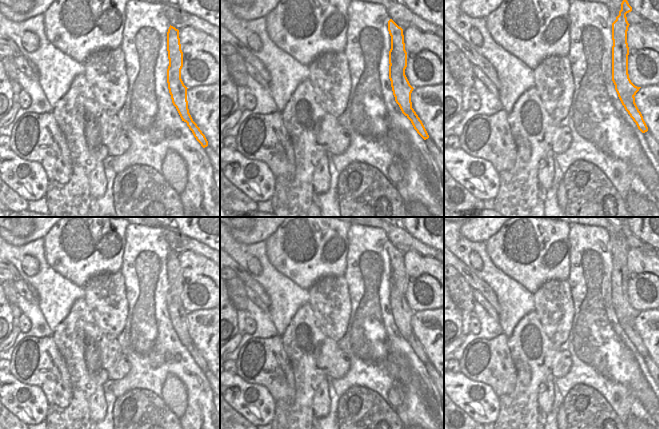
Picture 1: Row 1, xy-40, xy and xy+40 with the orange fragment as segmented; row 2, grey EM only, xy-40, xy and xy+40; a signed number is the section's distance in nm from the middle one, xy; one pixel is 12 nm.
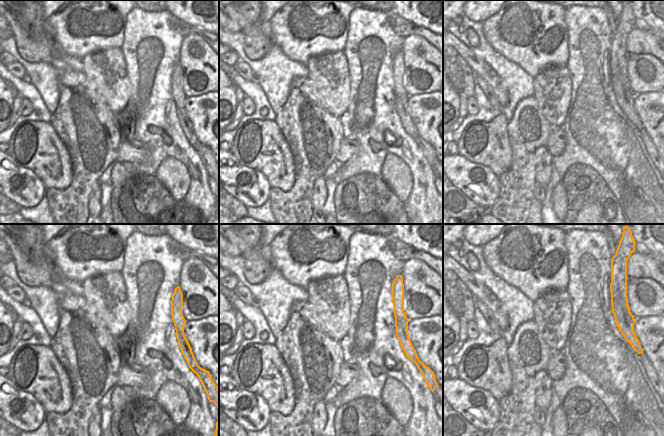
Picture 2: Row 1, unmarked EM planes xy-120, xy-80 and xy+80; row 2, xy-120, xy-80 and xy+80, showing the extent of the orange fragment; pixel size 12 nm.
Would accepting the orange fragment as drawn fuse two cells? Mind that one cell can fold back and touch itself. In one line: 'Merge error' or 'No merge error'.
Merge error.

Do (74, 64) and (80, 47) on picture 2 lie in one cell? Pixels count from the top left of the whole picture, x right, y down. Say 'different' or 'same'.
different

